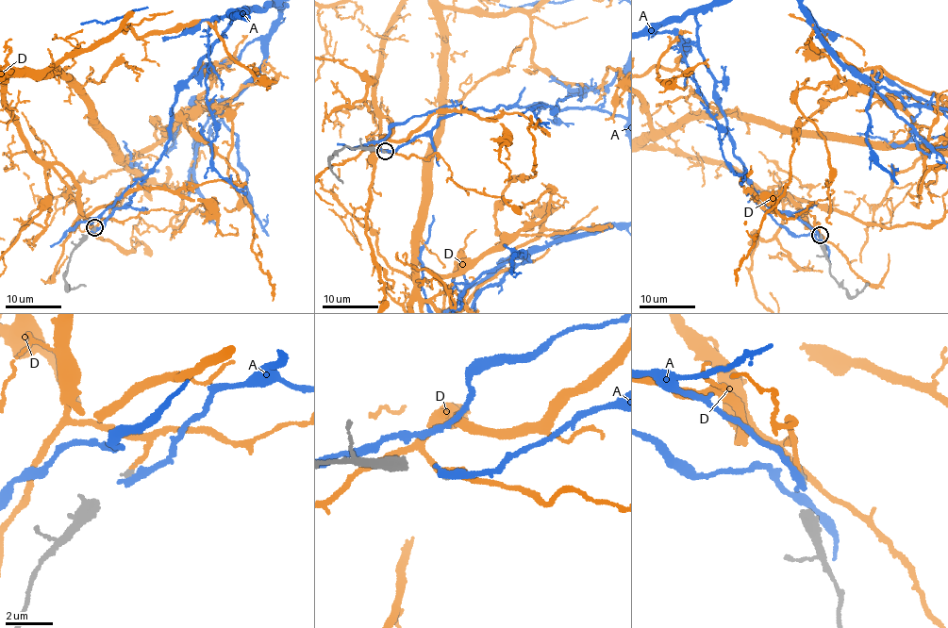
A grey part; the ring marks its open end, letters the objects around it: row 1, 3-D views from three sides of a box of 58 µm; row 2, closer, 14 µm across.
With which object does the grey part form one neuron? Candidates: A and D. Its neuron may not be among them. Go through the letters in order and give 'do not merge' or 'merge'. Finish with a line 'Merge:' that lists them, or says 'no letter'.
A: do not merge
D: merge
Merge: D

